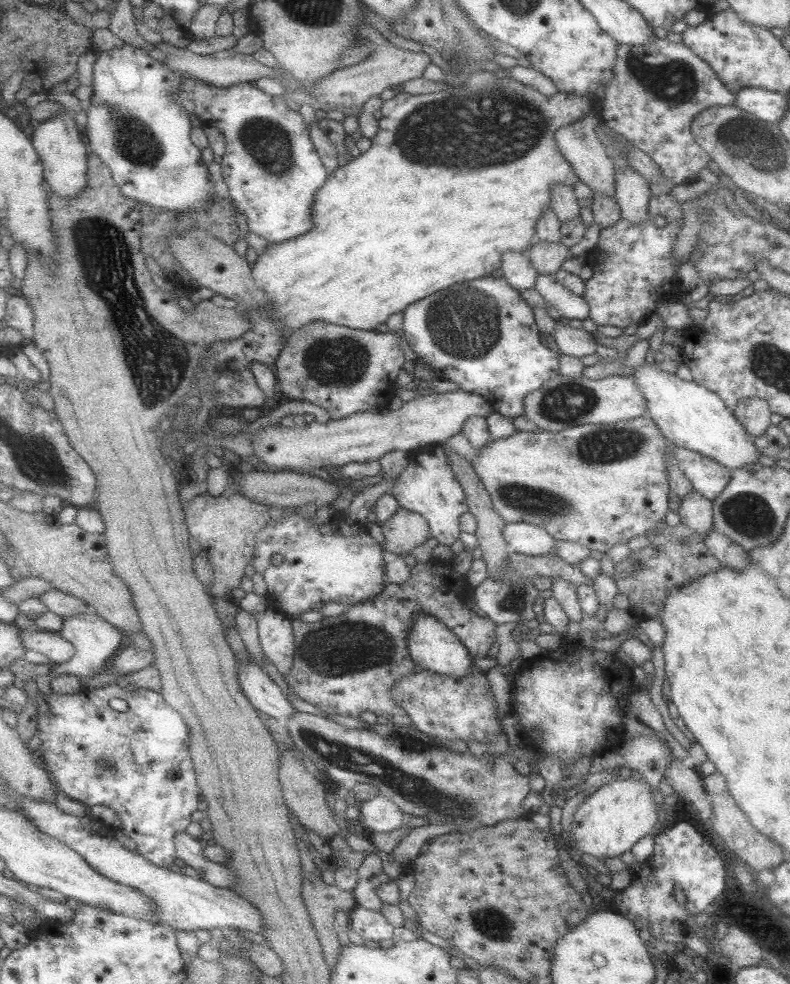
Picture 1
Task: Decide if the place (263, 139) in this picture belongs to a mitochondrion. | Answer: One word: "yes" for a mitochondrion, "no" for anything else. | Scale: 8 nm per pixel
yes

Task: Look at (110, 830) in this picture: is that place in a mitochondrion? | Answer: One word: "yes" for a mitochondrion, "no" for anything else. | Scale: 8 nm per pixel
no

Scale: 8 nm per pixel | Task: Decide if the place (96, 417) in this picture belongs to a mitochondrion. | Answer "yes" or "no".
no

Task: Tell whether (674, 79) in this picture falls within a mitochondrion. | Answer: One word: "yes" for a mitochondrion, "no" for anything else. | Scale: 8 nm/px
yes

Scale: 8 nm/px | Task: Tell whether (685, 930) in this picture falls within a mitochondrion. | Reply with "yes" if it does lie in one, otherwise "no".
no

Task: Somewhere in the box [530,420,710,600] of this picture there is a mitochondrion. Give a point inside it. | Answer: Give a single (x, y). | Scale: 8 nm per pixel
(607, 445)

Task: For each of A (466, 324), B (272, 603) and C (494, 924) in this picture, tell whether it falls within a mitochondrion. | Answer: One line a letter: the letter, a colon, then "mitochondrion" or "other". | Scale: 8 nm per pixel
A: mitochondrion
B: other
C: mitochondrion

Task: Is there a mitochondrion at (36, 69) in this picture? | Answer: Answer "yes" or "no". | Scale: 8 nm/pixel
no

